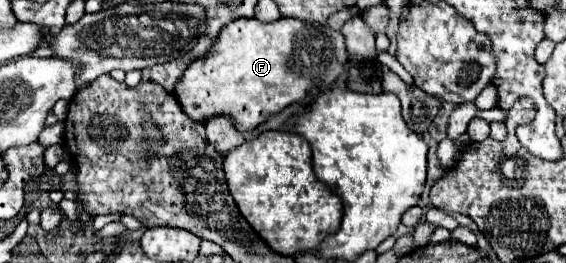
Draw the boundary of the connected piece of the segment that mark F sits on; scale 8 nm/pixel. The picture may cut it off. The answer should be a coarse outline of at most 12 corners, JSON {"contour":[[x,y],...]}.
{"contour":[[229,22],[183,110],[249,132],[345,70],[329,26]]}

